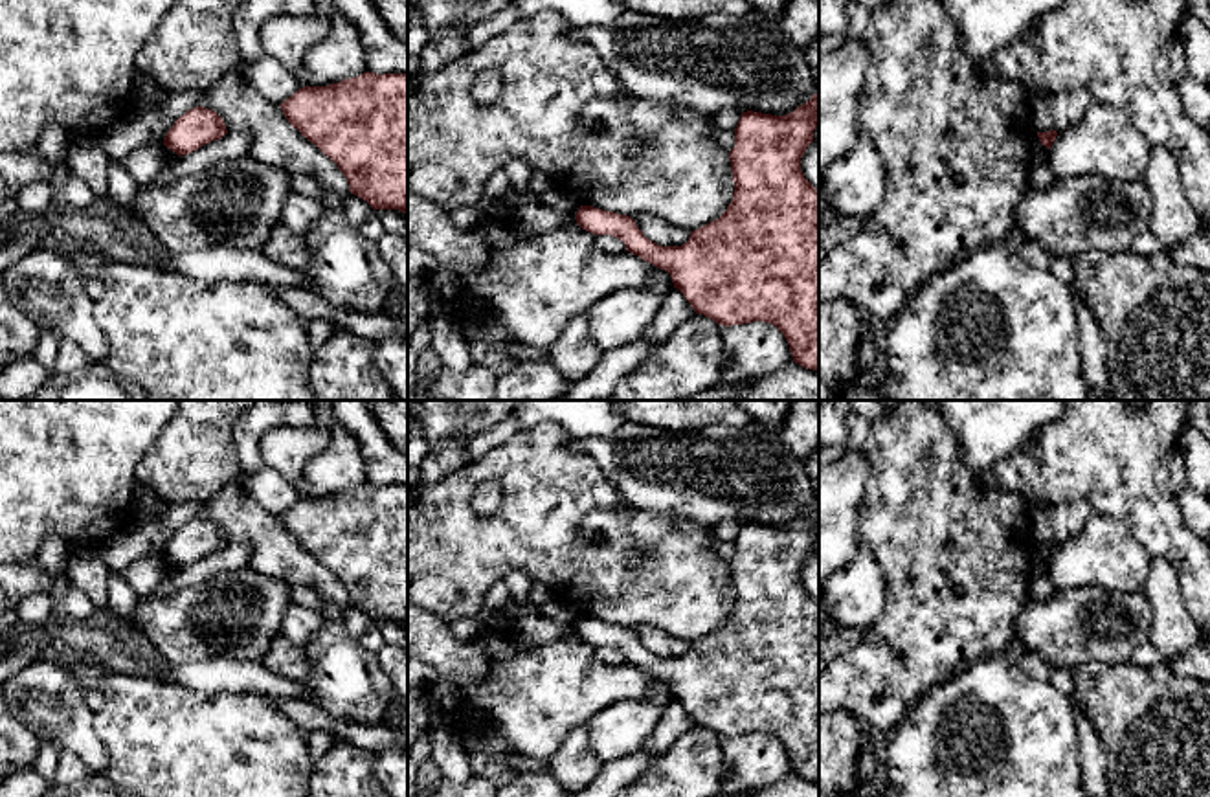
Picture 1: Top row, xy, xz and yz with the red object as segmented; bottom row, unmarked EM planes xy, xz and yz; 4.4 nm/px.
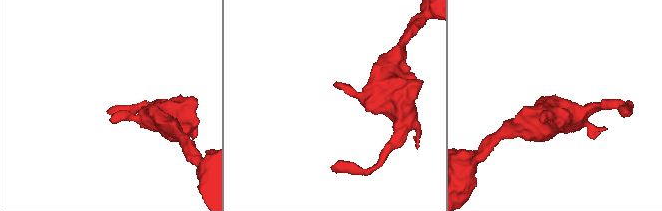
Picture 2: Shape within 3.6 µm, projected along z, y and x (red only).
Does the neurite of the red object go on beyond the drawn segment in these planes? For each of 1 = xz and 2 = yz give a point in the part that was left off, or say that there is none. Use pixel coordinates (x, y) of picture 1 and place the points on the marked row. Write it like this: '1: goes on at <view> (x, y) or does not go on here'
1: does not go on here
2: does not go on here

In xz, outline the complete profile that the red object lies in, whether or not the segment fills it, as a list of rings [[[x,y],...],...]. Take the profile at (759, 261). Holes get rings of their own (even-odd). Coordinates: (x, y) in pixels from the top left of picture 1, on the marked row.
[[[819,97],[786,116],[742,112],[729,151],[733,200],[720,219],[690,231],[681,246],[646,239],[628,215],[580,206],[577,224],[593,235],[611,235],[626,252],[670,274],[696,314],[718,325],[766,321],[786,338],[793,362],[819,371],[819,191],[804,178],[801,158],[819,125]]]

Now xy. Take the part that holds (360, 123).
[[[373,73],[327,86],[303,86],[281,105],[288,123],[331,158],[343,173],[349,191],[376,209],[408,213],[408,73]]]

